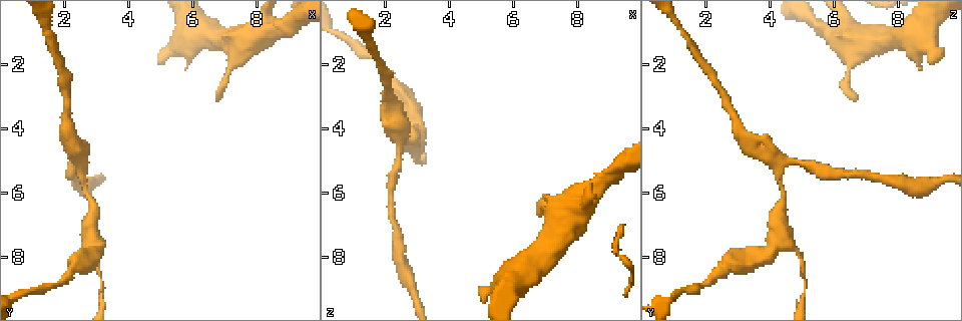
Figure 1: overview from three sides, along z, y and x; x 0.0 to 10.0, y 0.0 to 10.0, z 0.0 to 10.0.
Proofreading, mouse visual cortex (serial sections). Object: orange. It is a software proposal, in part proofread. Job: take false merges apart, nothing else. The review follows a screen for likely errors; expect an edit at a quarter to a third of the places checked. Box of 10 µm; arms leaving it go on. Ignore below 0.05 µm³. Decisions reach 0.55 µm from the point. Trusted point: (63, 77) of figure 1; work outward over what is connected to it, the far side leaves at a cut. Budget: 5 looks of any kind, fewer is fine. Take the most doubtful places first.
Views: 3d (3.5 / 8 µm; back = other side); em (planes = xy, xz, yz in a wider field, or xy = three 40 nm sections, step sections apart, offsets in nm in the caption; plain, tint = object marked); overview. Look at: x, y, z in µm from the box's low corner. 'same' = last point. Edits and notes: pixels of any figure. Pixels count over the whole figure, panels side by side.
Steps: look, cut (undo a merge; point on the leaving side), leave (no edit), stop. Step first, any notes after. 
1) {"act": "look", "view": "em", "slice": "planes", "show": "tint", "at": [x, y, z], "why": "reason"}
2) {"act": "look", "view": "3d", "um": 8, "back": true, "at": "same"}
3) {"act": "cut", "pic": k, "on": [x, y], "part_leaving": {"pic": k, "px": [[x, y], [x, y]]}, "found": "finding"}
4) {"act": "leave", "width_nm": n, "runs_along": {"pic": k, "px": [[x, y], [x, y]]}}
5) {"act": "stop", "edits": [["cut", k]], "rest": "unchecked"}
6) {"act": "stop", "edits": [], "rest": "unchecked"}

{"act": "look", "view": "3d", "um": 8, "at": [2.40, 4.95, 4.05], "why": "three arms meet"}

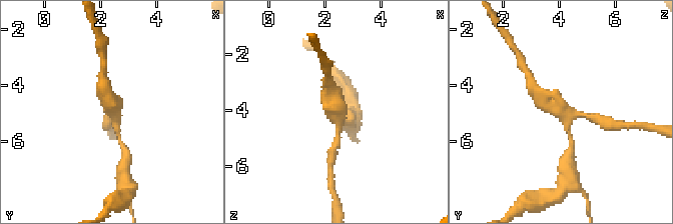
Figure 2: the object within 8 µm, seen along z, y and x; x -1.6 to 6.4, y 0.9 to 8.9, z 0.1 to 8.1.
{"act": "look", "view": "em", "slice": "xy", "step": 3, "show": "tint", "at": "same"}

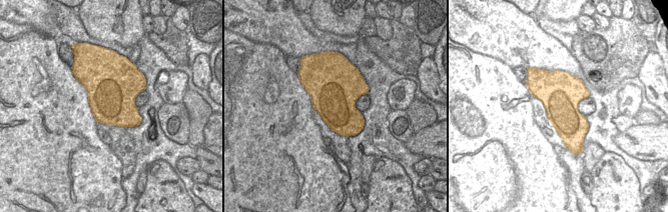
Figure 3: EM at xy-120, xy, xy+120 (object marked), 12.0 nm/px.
{"act": "leave", "runs_along": {"pic": 2, "px": [[538, 96], [559, 109], [572, 138]]}, "found": "one cell here"}

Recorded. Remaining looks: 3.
{"act": "look", "view": "3d", "um": 8, "at": [2.85, 7.55, 4.55], "why": "small branch off a trunk"}

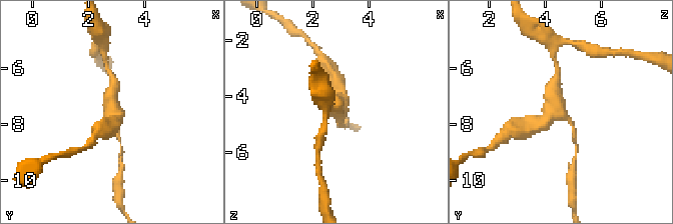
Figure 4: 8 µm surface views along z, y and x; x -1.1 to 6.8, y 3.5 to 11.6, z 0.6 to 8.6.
{"act": "look", "view": "3d", "um": 3.5, "at": "same"}

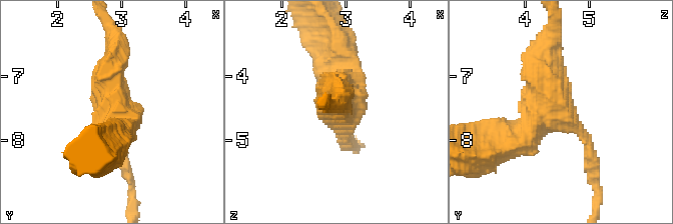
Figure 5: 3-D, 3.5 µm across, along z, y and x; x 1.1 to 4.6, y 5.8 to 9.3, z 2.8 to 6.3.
{"act": "look", "view": "em", "slice": "xy", "step": 2, "show": "tint", "at": "same"}

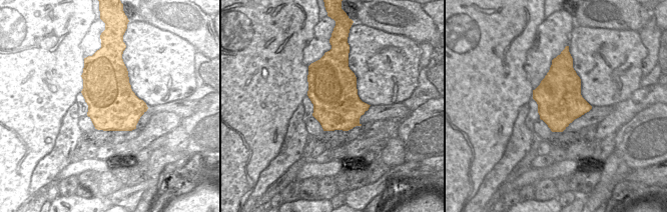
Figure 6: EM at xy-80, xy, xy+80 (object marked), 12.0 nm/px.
{"act": "leave", "runs_along": {"pic": 5, "px": [[547, 45], [545, 109], [493, 143]]}, "found": "one cell here"}

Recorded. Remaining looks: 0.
{"act": "stop", "edits": [], "rest": "unchecked"}

